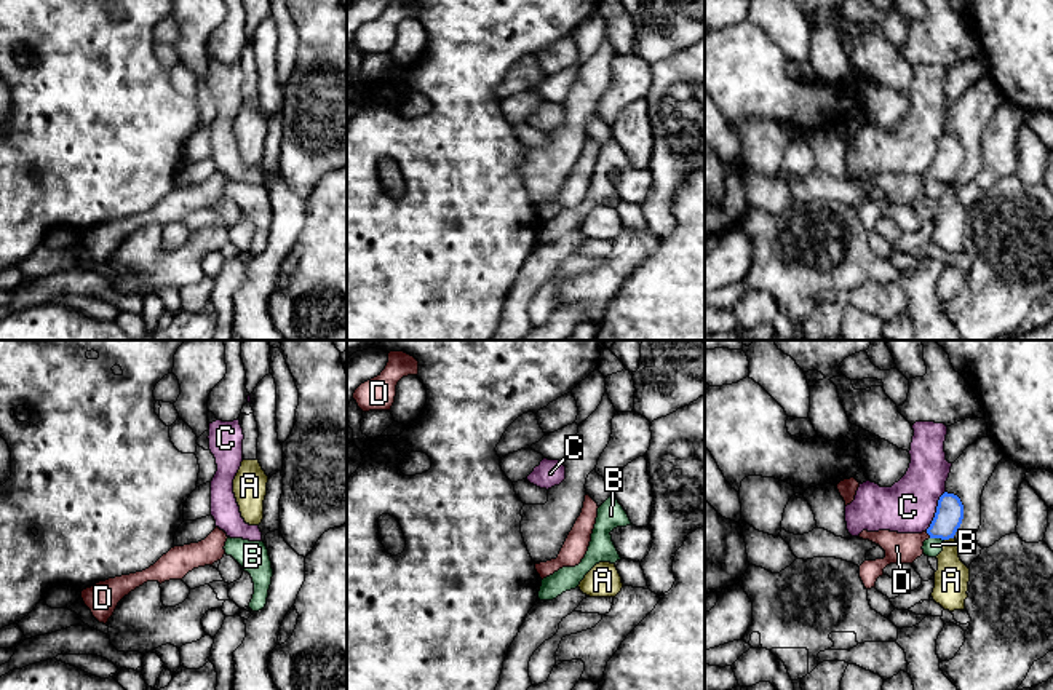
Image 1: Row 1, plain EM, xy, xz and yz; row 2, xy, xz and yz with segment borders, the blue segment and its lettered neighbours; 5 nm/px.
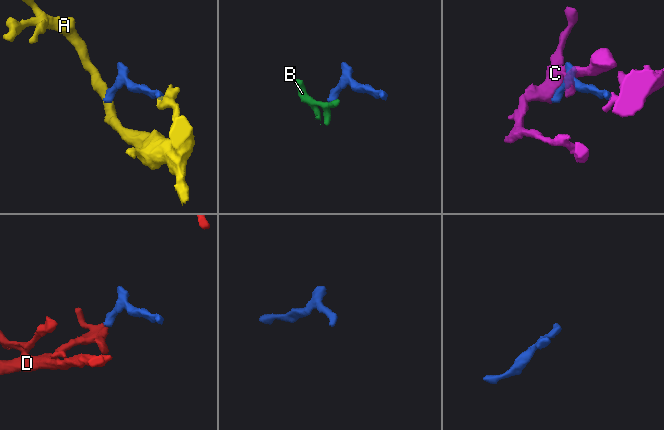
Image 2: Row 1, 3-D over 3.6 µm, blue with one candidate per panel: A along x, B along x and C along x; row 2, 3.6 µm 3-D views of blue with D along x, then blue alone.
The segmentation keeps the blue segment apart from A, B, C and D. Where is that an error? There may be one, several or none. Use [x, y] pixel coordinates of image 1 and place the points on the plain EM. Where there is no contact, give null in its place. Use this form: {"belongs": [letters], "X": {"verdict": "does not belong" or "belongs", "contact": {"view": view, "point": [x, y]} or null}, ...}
{"belongs": ["D"], "A": {"verdict": "does not belong", "contact": {"view": "yz", "point": [948, 181]}}, "B": {"verdict": "does not belong", "contact": {"view": "yz", "point": [937, 179]}}, "C": {"verdict": "does not belong", "contact": {"view": "yz", "point": [937, 154]}}, "D": {"verdict": "belongs", "contact": {"view": "yz", "point": [929, 176]}}}

